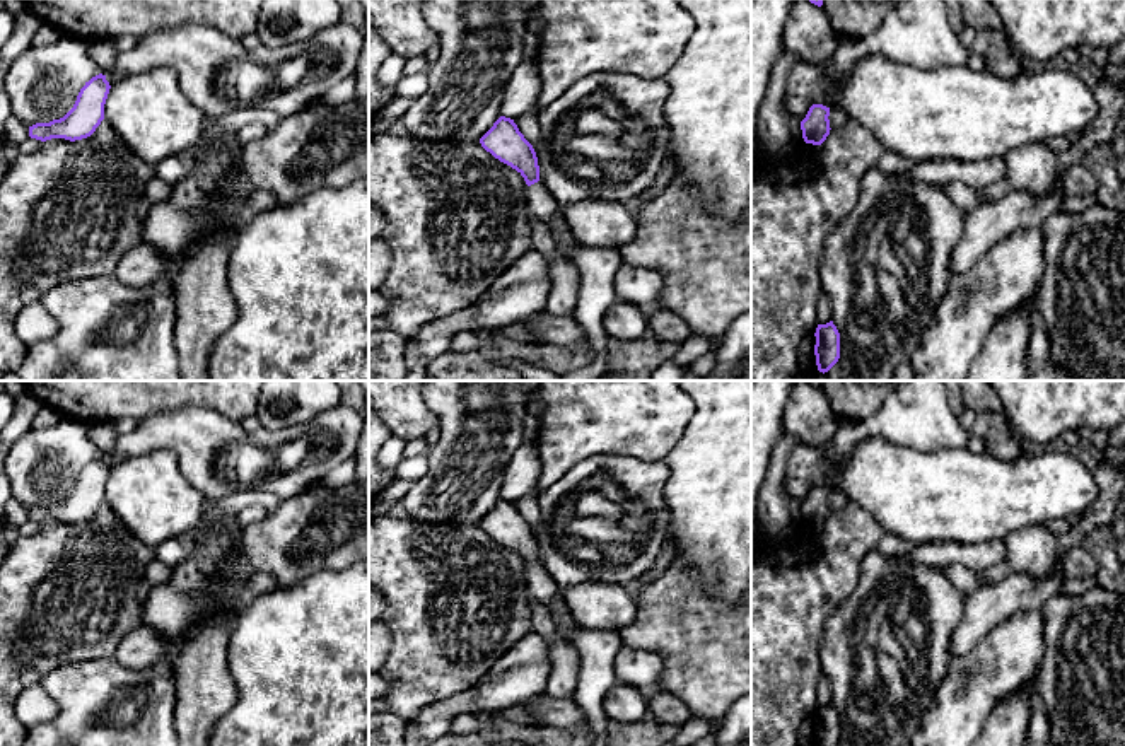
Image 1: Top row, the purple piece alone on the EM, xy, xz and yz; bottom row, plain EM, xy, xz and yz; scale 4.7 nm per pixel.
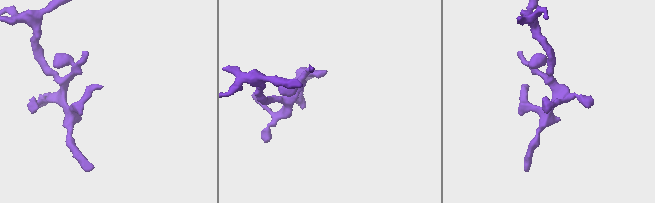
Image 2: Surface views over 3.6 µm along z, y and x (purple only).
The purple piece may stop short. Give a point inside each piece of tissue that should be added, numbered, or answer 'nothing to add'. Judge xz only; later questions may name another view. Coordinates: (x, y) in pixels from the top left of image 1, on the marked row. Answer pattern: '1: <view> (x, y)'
1: xz (542, 203)

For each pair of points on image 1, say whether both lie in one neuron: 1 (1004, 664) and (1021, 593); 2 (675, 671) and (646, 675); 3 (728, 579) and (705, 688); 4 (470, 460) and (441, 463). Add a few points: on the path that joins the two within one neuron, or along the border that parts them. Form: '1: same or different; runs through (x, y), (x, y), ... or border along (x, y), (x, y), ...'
1: different; border along (1038, 610), (1014, 611), (984, 637)
2: different; border along (632, 647), (654, 652), (659, 658), (659, 690)
3: different; border along (695, 572), (711, 594), (733, 605)
4: same; runs through (463, 463), (448, 463)

